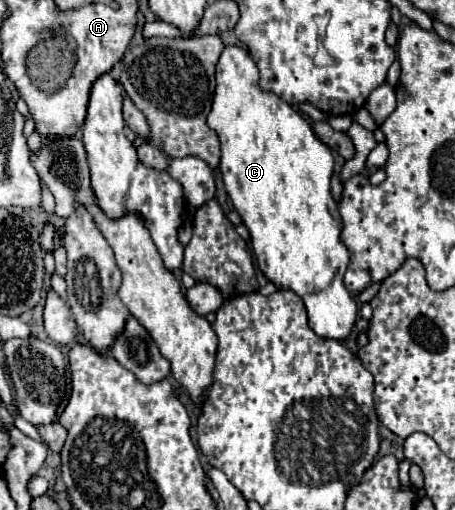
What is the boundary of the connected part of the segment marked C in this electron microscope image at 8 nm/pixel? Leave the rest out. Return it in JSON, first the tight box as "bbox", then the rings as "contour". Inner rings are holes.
{"bbox":[207,45,359,339],"contour":[[[237,45],[225,47],[219,57],[217,89],[211,113],[207,115],[207,125],[221,141],[221,177],[235,211],[249,231],[259,271],[277,289],[289,289],[301,297],[309,313],[309,325],[321,339],[347,339],[355,327],[359,307],[343,285],[349,251],[339,239],[341,221],[337,203],[331,195],[333,155],[329,147],[315,137],[309,121],[297,109],[289,107],[275,93],[267,93],[259,87],[259,69],[255,61]]]}

